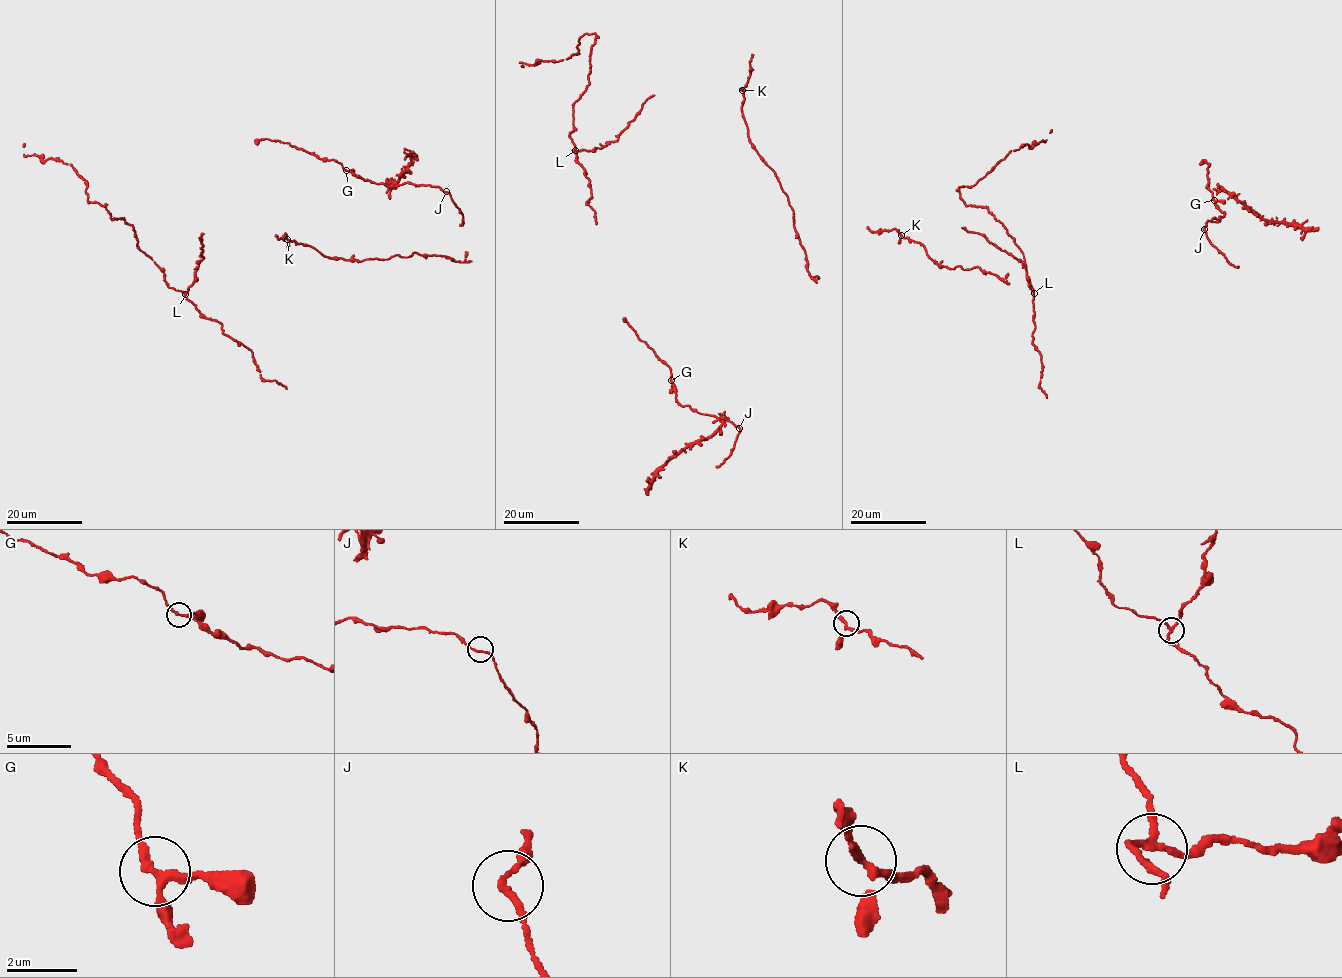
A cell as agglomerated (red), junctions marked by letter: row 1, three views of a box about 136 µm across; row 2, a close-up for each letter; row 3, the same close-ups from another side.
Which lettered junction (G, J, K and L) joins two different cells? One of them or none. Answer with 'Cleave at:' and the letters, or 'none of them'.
Cleave at: L

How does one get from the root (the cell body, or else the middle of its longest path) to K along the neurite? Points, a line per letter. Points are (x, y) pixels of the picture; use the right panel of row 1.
K: (931, 260), (920, 242), (901, 235)

